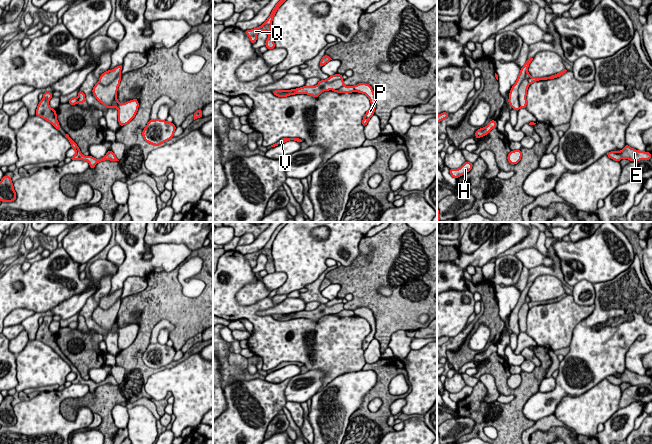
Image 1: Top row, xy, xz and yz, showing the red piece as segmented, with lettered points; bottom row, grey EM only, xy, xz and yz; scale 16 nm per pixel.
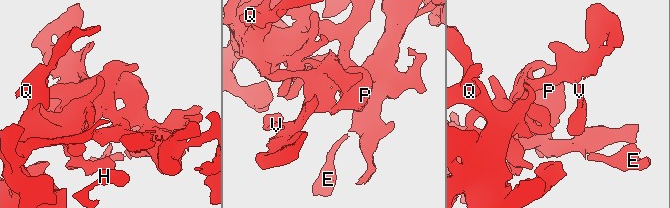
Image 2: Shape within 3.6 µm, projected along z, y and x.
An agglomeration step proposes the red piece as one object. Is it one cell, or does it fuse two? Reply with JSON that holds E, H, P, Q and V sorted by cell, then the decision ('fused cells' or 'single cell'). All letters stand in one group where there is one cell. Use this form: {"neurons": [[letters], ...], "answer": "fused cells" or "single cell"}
{"neurons": [["E", "H", "P", "Q", "V"]], "answer": "single cell"}

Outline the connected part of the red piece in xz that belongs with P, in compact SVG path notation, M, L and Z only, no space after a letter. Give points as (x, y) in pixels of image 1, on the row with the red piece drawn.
M335 74L329 76L326 80L320 80L315 86L302 86L291 90L273 90L273 94L278 97L287 97L295 94L307 94L313 97L318 97L324 91L332 90L336 93L352 93L358 92L365 94L371 103L370 109L366 112L362 119L362 125L366 126L370 118L374 115L376 108L376 97L373 88L367 83L359 83L355 86L346 86L343 82L343 75Z

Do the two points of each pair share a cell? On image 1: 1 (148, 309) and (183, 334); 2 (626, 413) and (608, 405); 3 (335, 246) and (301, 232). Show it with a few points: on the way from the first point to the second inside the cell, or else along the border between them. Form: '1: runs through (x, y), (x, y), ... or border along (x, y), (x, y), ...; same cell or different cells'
1: runs through (159, 309), (166, 309), (180, 323); same cell
2: border along (619, 408), (603, 423); different cells
3: runs through (327, 246), (315, 246), (309, 240); same cell

